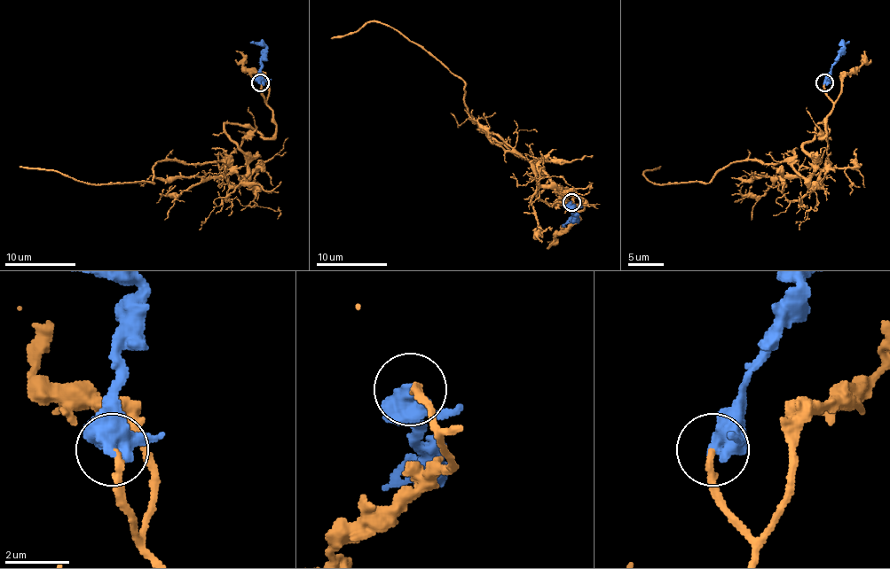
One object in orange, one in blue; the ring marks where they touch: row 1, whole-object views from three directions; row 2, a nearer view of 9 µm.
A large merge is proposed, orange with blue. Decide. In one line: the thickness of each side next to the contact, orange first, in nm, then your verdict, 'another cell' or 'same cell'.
200 nm thick on the orange side, 480 nm on the other; same cell

